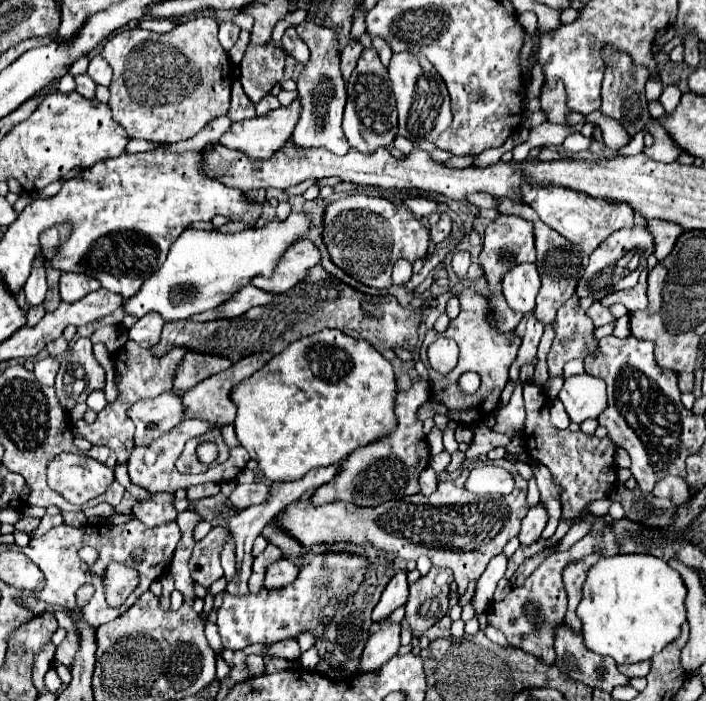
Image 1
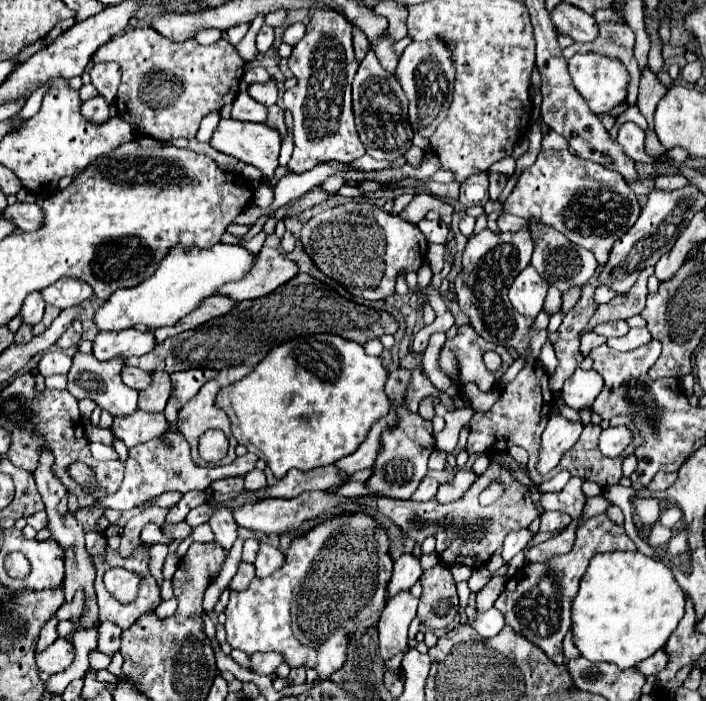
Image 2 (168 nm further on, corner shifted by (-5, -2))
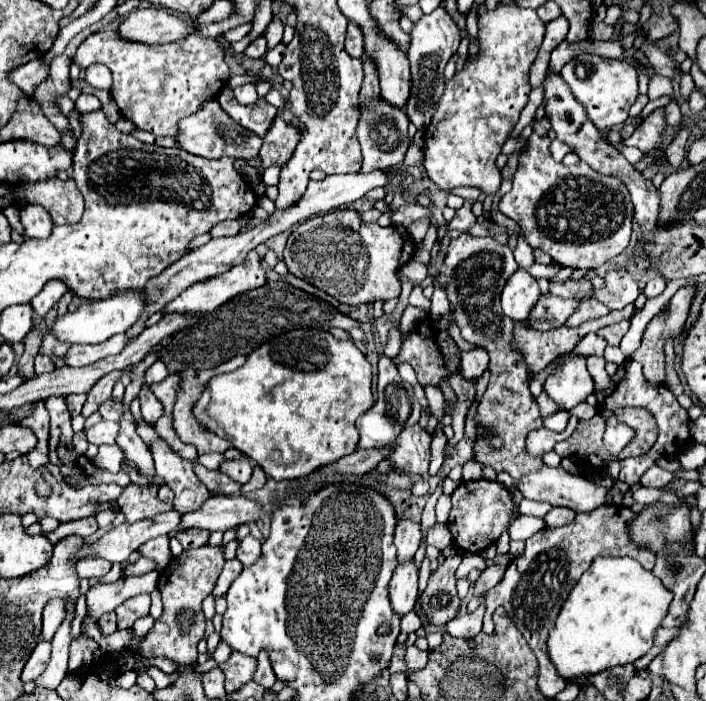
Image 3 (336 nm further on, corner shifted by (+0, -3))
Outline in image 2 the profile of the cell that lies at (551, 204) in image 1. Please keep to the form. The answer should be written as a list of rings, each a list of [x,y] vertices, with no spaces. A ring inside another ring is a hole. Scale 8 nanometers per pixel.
[[[562,149],[538,155],[536,163],[520,175],[510,197],[504,201],[504,213],[544,221],[564,233],[572,243],[592,251],[596,261],[604,265],[614,241],[636,223],[640,207],[634,191],[624,183],[620,173]]]

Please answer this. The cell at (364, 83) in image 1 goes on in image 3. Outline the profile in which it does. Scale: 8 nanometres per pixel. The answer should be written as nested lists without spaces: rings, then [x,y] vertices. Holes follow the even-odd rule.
[[[379,98],[379,106],[371,106],[371,110],[361,110],[361,120],[357,126],[357,136],[363,150],[363,172],[367,170],[383,170],[391,166],[399,166],[407,152],[407,126],[409,118],[403,110],[395,110],[395,106],[387,106]]]

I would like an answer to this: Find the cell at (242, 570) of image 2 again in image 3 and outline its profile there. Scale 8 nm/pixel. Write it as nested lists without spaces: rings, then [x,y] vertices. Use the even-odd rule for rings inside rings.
[[[233,558],[233,560],[227,560],[225,566],[223,566],[223,572],[221,572],[221,576],[219,576],[217,584],[215,584],[213,596],[215,596],[215,598],[225,596],[227,590],[229,590],[229,586],[231,586],[231,582],[239,576],[241,570],[243,570],[243,564],[241,564],[239,560],[235,560],[235,558]]]

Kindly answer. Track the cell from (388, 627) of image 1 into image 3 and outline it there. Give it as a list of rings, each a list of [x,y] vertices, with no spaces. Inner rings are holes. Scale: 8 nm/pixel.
[[[415,560],[397,564],[389,584],[389,598],[399,616],[405,616],[407,612],[413,610],[417,600],[417,580],[419,580],[419,568]]]

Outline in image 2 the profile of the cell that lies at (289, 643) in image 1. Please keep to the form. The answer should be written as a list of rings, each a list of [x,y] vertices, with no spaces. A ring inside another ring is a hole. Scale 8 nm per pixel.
[[[254,653],[250,669],[260,675],[272,675],[284,661],[286,659],[282,653]]]

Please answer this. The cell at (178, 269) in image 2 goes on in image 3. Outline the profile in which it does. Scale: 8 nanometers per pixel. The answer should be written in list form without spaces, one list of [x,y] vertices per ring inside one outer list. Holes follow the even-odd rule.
[[[139,292],[119,294],[115,298],[107,298],[107,300],[99,300],[99,302],[85,302],[75,312],[57,316],[57,320],[51,328],[51,334],[59,342],[67,342],[67,344],[101,344],[107,338],[111,338],[119,332],[125,332],[129,326],[133,326],[141,312],[143,312],[143,302],[139,298]]]

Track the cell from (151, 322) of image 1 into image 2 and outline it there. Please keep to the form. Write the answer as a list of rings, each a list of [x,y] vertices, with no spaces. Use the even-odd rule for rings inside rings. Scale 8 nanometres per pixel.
[[[126,329],[126,331],[100,331],[94,339],[92,353],[96,359],[108,359],[114,355],[120,357],[132,357],[132,355],[144,355],[150,353],[156,347],[156,337],[152,331],[138,331],[138,329]]]

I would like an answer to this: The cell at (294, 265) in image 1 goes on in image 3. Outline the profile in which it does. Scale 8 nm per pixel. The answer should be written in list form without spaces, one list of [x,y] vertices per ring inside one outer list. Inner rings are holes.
[[[251,250],[243,264],[241,266],[235,266],[231,268],[229,272],[225,274],[219,274],[215,278],[209,278],[209,280],[203,280],[203,282],[197,282],[195,286],[189,286],[187,290],[183,290],[175,300],[171,300],[163,312],[165,314],[171,314],[171,312],[177,312],[177,314],[189,314],[189,312],[197,312],[197,310],[203,310],[203,312],[211,312],[215,310],[217,306],[221,306],[223,302],[231,300],[235,294],[241,294],[243,290],[253,290],[253,288],[259,288],[265,284],[265,272],[263,272],[263,262],[257,258],[257,252]]]

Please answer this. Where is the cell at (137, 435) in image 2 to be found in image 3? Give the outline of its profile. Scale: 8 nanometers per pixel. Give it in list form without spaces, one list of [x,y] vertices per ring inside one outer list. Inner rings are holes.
[[[101,420],[99,424],[85,428],[85,438],[89,444],[101,446],[101,444],[115,444],[115,438],[119,434],[119,424],[117,422],[107,422]]]

